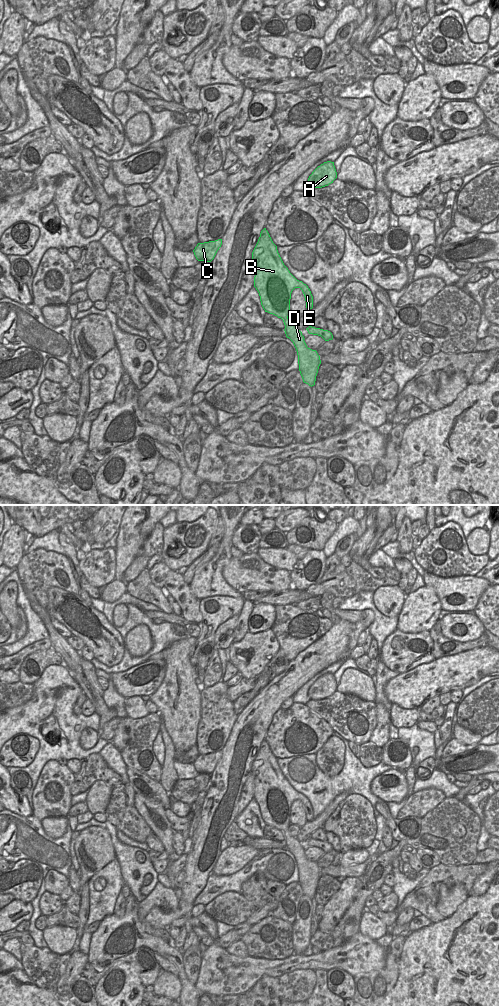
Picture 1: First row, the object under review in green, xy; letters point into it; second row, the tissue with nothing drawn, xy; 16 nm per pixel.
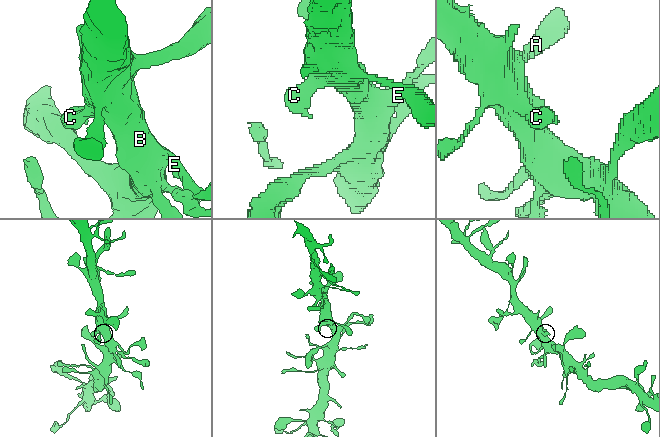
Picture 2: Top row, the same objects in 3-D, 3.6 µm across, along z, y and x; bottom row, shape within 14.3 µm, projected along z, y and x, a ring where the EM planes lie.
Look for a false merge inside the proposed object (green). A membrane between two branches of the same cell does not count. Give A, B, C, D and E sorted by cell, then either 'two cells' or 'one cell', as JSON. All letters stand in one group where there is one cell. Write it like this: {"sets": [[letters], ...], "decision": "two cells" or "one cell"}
{"sets": [["A", "B", "C", "D", "E"]], "decision": "one cell"}

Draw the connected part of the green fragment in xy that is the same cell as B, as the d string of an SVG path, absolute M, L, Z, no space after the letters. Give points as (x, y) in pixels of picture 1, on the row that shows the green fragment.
M264 228L252 252L255 262L254 287L259 293L265 312L281 318L285 325L285 334L297 351L299 371L303 382L314 386L319 366L320 356L316 350L307 347L302 332L290 323L291 293L300 288L304 294L306 308L313 308L313 296L310 289L302 281L297 280L284 265L277 246L273 243L268 231Z

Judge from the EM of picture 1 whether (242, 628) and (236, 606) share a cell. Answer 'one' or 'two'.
two

